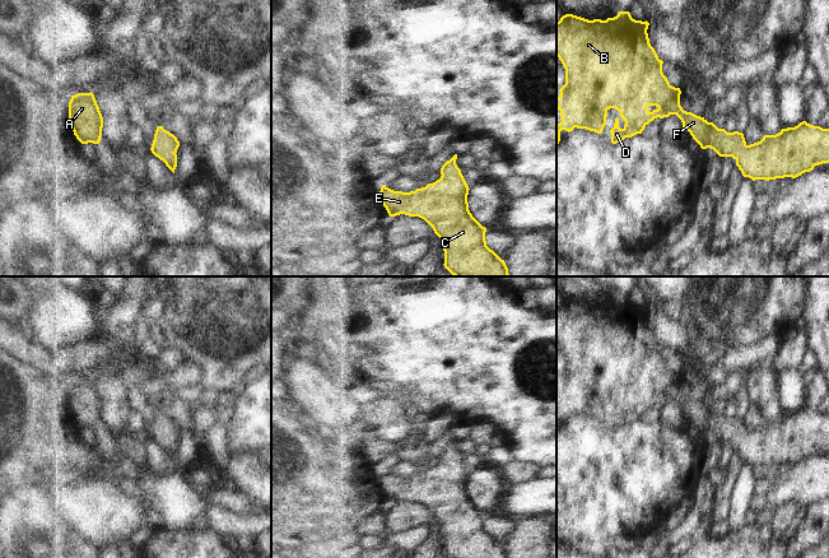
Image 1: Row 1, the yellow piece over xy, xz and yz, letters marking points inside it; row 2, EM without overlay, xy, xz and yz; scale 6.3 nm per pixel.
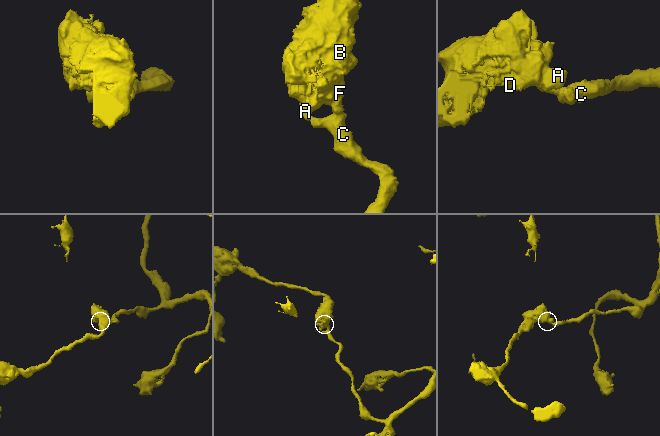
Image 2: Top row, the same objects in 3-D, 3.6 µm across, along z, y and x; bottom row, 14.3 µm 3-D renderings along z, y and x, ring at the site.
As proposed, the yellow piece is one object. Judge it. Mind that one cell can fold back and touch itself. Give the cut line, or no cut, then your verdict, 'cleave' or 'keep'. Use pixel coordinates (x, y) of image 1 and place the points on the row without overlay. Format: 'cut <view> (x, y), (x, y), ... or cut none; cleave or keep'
cut none; keep

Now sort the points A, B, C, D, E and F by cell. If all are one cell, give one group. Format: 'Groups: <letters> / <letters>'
Groups: A B C D E F.

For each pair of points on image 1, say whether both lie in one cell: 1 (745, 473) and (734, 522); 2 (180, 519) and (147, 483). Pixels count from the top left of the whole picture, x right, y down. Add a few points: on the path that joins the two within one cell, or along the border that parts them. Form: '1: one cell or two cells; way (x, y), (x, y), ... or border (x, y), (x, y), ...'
1: one cell; way (744, 486), (739, 510)
2: one cell; way (173, 510), (155, 492)

